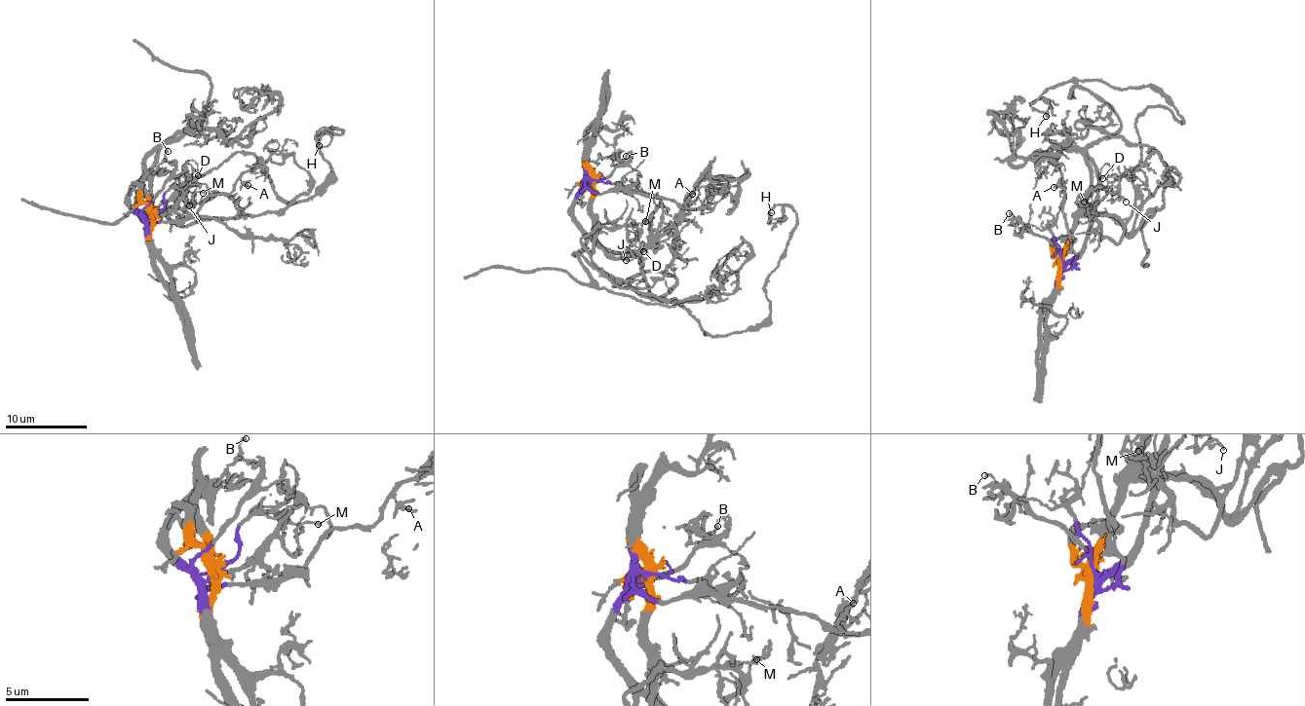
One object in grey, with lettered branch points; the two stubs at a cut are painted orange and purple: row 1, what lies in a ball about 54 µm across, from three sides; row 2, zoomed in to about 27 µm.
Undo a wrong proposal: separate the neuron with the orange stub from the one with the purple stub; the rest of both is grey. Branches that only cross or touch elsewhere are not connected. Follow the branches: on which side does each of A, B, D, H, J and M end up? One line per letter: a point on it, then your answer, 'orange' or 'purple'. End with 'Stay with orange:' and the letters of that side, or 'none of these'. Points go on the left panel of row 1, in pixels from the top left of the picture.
A: place (248, 185); purple
B: place (168, 151); purple
D: place (198, 175); orange
H: place (319, 145); orange
J: place (189, 205); orange
M: place (203, 193); orange
Stay with orange: D, H, J, M

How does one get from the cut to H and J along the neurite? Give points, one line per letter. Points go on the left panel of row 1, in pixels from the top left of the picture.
H: (153, 216), (145, 178), (153, 207), (237, 152), (313, 199), (321, 131), (342, 131), (320, 145)
J: (153, 216), (145, 178), (145, 221), (174, 206), (191, 180), (183, 175), (188, 205)

